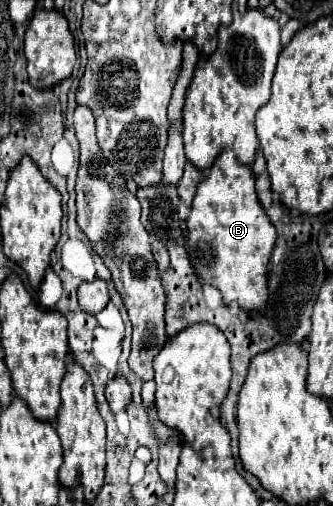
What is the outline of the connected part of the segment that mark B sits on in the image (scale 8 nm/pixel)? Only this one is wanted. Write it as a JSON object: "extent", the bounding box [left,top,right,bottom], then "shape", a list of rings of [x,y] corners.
{"extent":[186,148,276,310],"shape":[[[224,148],[214,164],[208,168],[206,178],[198,184],[194,202],[190,206],[190,216],[186,220],[190,240],[188,240],[188,254],[192,260],[192,266],[196,274],[202,278],[204,284],[210,284],[218,288],[226,304],[228,302],[238,302],[242,310],[264,310],[266,304],[266,284],[268,284],[268,262],[272,256],[272,248],[276,242],[276,230],[266,216],[266,210],[256,198],[256,178],[252,174],[252,168],[238,162],[234,152],[230,148]]]}

